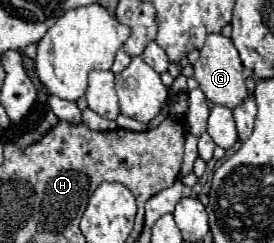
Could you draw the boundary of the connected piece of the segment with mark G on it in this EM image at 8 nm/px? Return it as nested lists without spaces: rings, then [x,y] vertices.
[[[209,35],[207,37],[207,41],[205,41],[203,49],[201,49],[199,61],[195,63],[195,79],[199,83],[199,89],[205,93],[205,97],[211,103],[235,109],[249,97],[247,87],[245,87],[243,63],[239,59],[239,51],[235,49],[233,41],[223,37],[223,35]]]

